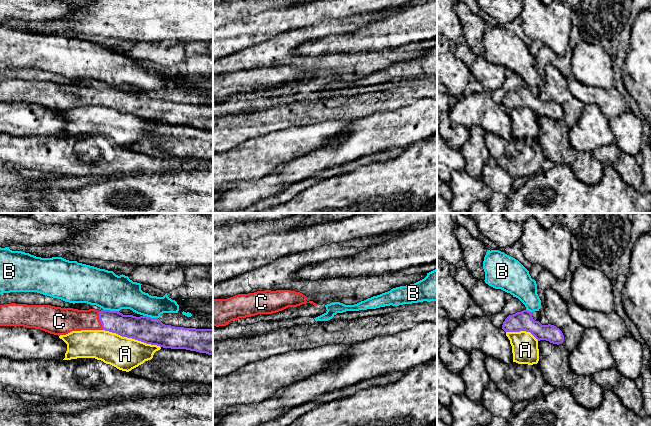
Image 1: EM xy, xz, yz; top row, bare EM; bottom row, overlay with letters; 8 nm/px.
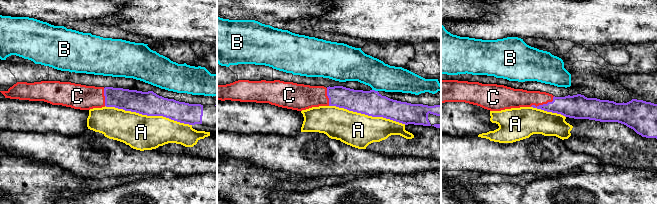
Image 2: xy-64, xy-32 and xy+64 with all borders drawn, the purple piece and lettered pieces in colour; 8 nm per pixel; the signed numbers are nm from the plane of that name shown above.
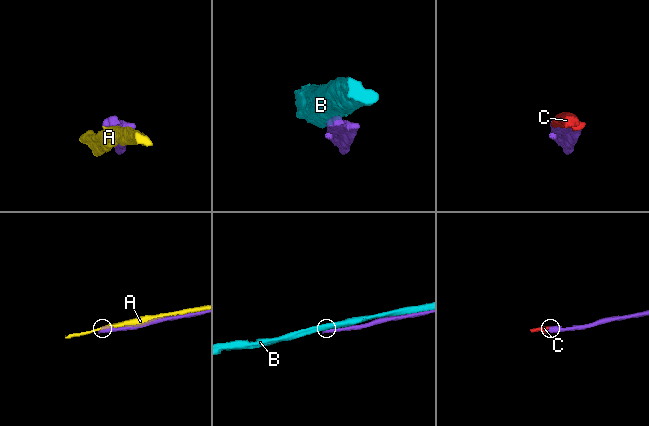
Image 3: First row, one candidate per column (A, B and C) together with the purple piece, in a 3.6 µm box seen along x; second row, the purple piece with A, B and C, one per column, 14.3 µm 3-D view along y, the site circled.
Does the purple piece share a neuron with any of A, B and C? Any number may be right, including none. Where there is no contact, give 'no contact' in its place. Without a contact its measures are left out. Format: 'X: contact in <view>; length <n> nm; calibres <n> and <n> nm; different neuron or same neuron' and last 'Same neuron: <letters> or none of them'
A: contact in xy; length 480 nm; calibres 220 and 260 nm; different neuron
B: contact in xy; length 130 nm; calibres 180 and 300 nm; different neuron
C: contact in xy; length 160 nm; calibres 180 and 190 nm; same neuron
Same neuron: C

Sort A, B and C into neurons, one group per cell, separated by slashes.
A / B / C

